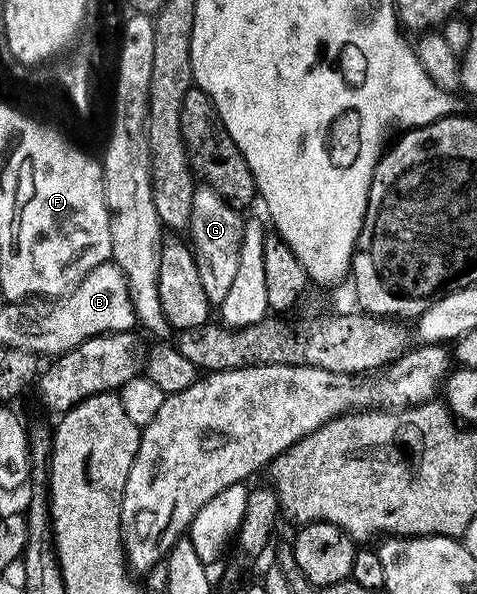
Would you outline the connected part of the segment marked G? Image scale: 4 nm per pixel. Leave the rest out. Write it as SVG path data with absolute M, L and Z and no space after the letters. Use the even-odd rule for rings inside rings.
M208 186L196 187L193 194L193 214L189 229L190 247L195 254L197 274L201 274L201 286L205 286L205 298L219 306L236 276L238 251L241 250L244 217L230 207L228 202Z

